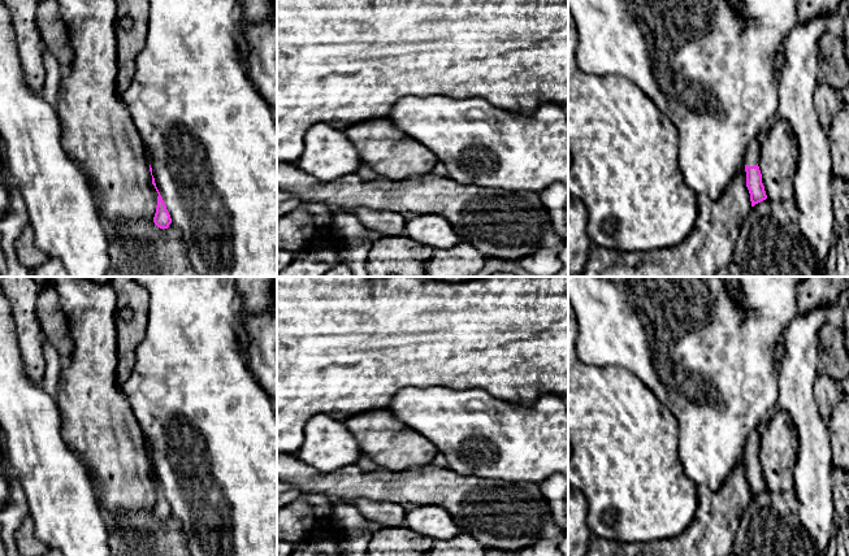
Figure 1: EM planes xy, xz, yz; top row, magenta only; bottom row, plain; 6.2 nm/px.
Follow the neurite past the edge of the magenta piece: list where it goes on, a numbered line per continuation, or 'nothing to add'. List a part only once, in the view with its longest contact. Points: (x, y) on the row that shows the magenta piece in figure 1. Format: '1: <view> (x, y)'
1: yz (752, 157)

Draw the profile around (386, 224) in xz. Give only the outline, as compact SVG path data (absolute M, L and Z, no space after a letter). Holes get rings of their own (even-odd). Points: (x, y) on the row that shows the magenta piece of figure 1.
M356 208L354 213L368 231L378 233L381 236L406 235L407 220L400 214L364 208Z

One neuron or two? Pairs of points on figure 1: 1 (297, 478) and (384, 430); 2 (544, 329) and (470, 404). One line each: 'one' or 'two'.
1: two
2: two

